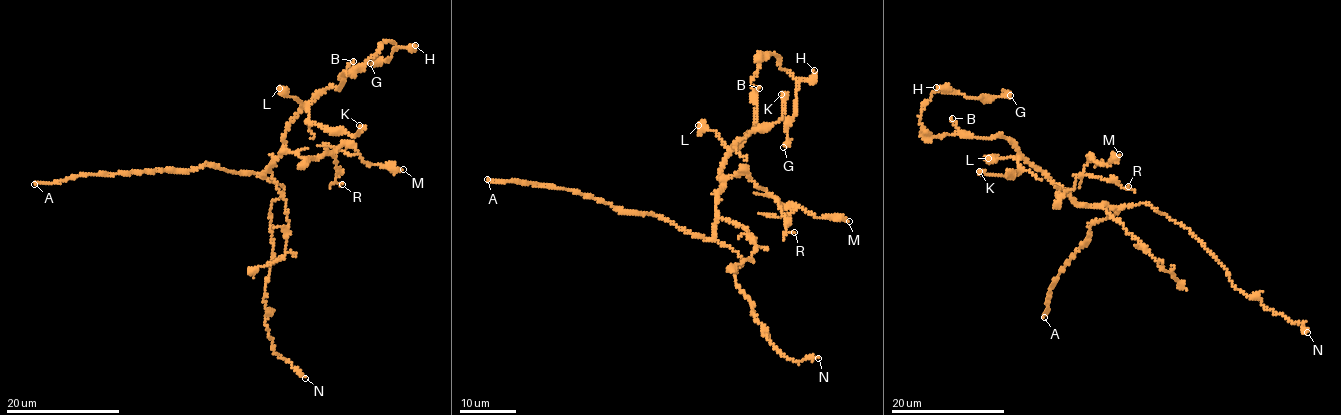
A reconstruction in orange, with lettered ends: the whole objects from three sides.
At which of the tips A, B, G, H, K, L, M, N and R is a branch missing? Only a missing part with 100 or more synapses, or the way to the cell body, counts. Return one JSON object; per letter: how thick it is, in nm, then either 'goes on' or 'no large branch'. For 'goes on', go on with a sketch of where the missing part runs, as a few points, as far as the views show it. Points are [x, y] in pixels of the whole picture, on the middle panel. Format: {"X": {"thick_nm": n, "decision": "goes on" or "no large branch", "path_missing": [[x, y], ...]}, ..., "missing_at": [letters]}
{"A": {"thick_nm": 280, "decision": "goes on"}, "B": {"thick_nm": 100, "decision": "no large branch"}, "G": {"thick_nm": 550, "decision": "no large branch"}, "H": {"thick_nm": 130, "decision": "no large branch"}, "K": {"thick_nm": 650, "decision": "no large branch"}, "L": {"thick_nm": 700, "decision": "no large branch"}, "M": {"thick_nm": 130, "decision": "no large branch"}, "N": {"thick_nm": 280, "decision": "no large branch"}, "R": {"thick_nm": 90, "decision": "no large branch"}, "missing_at": ["A"]}

